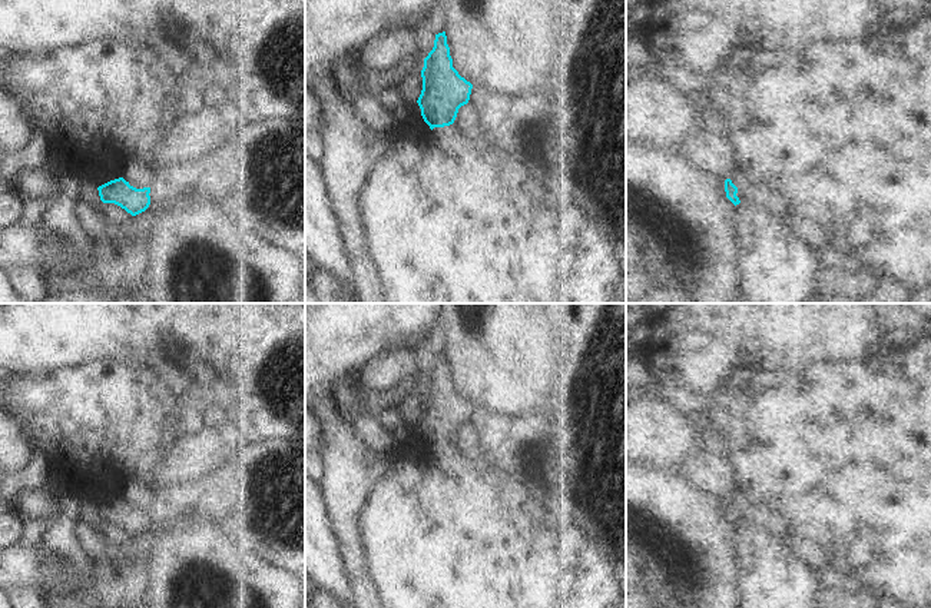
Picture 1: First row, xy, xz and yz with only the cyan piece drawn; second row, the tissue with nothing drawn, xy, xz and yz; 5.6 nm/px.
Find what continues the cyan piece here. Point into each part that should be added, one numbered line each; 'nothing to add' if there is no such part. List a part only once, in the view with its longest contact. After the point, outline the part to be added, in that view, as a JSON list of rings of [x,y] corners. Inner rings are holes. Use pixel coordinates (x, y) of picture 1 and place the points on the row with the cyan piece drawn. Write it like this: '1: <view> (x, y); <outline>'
nothing to add

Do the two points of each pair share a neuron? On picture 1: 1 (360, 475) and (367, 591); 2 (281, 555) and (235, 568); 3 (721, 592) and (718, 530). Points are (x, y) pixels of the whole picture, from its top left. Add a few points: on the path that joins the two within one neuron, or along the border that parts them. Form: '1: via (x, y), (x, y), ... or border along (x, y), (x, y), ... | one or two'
1: via (347, 504), (347, 537), (353, 562) | one
2: border along (281, 567), (290, 572) | two
3: via (718, 577), (718, 545) | one

